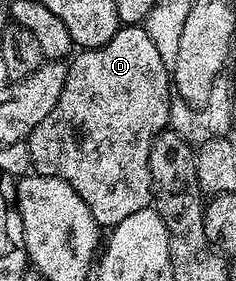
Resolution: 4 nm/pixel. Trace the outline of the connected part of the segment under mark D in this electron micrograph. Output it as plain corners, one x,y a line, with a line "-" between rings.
123,25
116,36
108,40
108,44
73,55
66,67
64,92
60,92
56,108
52,108
52,112
48,112
48,116
44,116
44,120
40,120
40,124
36,124
30,133
28,141
32,152
33,173
52,176
72,184
80,200
88,204
88,212
92,212
99,227
118,226
120,220
128,220
128,216
151,205
154,189
150,149
155,136
167,129
171,101
172,74
164,60
160,60
160,52
156,49
156,44
152,44
152,36
148,36
145,25

